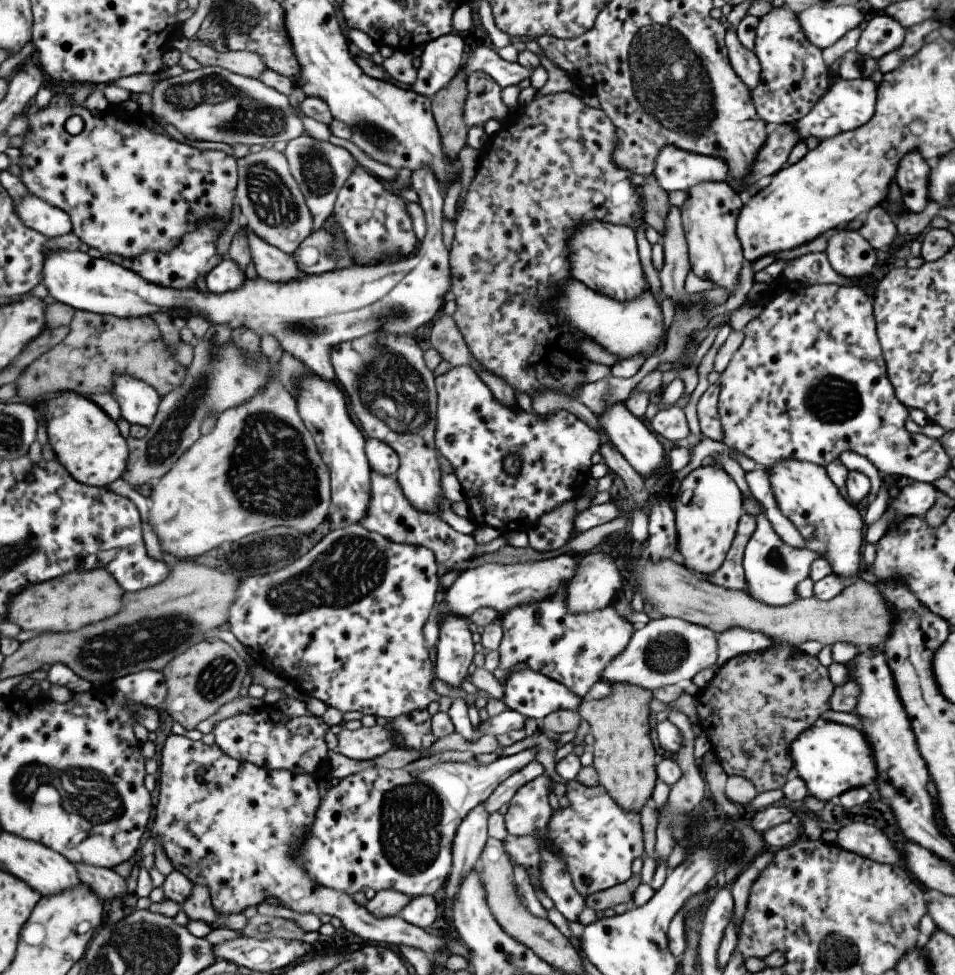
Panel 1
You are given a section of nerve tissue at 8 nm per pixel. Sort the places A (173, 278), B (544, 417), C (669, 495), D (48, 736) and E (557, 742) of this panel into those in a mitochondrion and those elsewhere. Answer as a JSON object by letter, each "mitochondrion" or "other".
{"A":"other","B":"other","C":"other","D":"other","E":"other"}

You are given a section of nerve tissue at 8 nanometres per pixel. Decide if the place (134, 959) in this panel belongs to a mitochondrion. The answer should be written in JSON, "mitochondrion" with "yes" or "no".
{"mitochondrion":"yes"}

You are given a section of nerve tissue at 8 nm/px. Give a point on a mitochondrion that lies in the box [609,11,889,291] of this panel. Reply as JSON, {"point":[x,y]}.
{"point":[856,64]}

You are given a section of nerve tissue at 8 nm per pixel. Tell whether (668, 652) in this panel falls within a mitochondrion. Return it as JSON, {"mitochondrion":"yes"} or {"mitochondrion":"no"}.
{"mitochondrion":"yes"}

